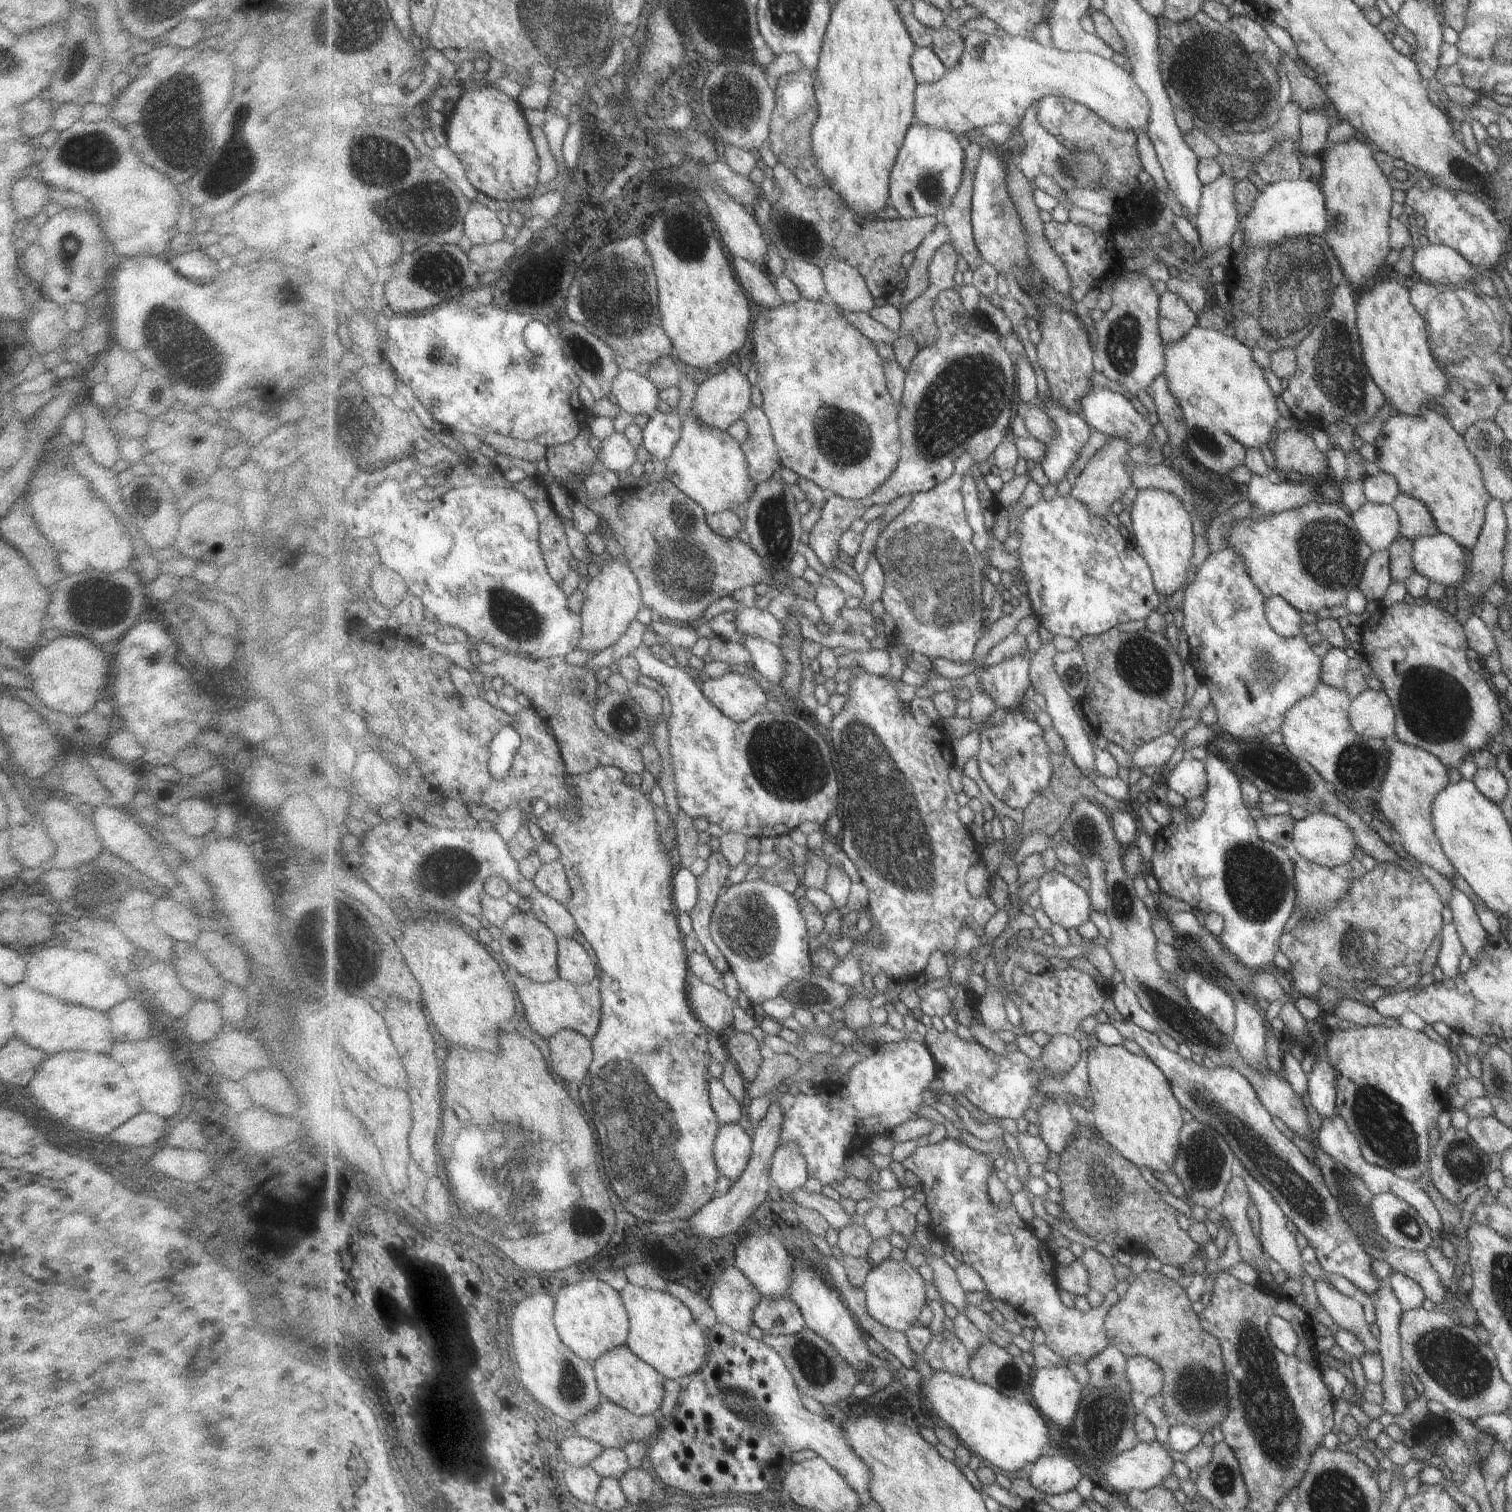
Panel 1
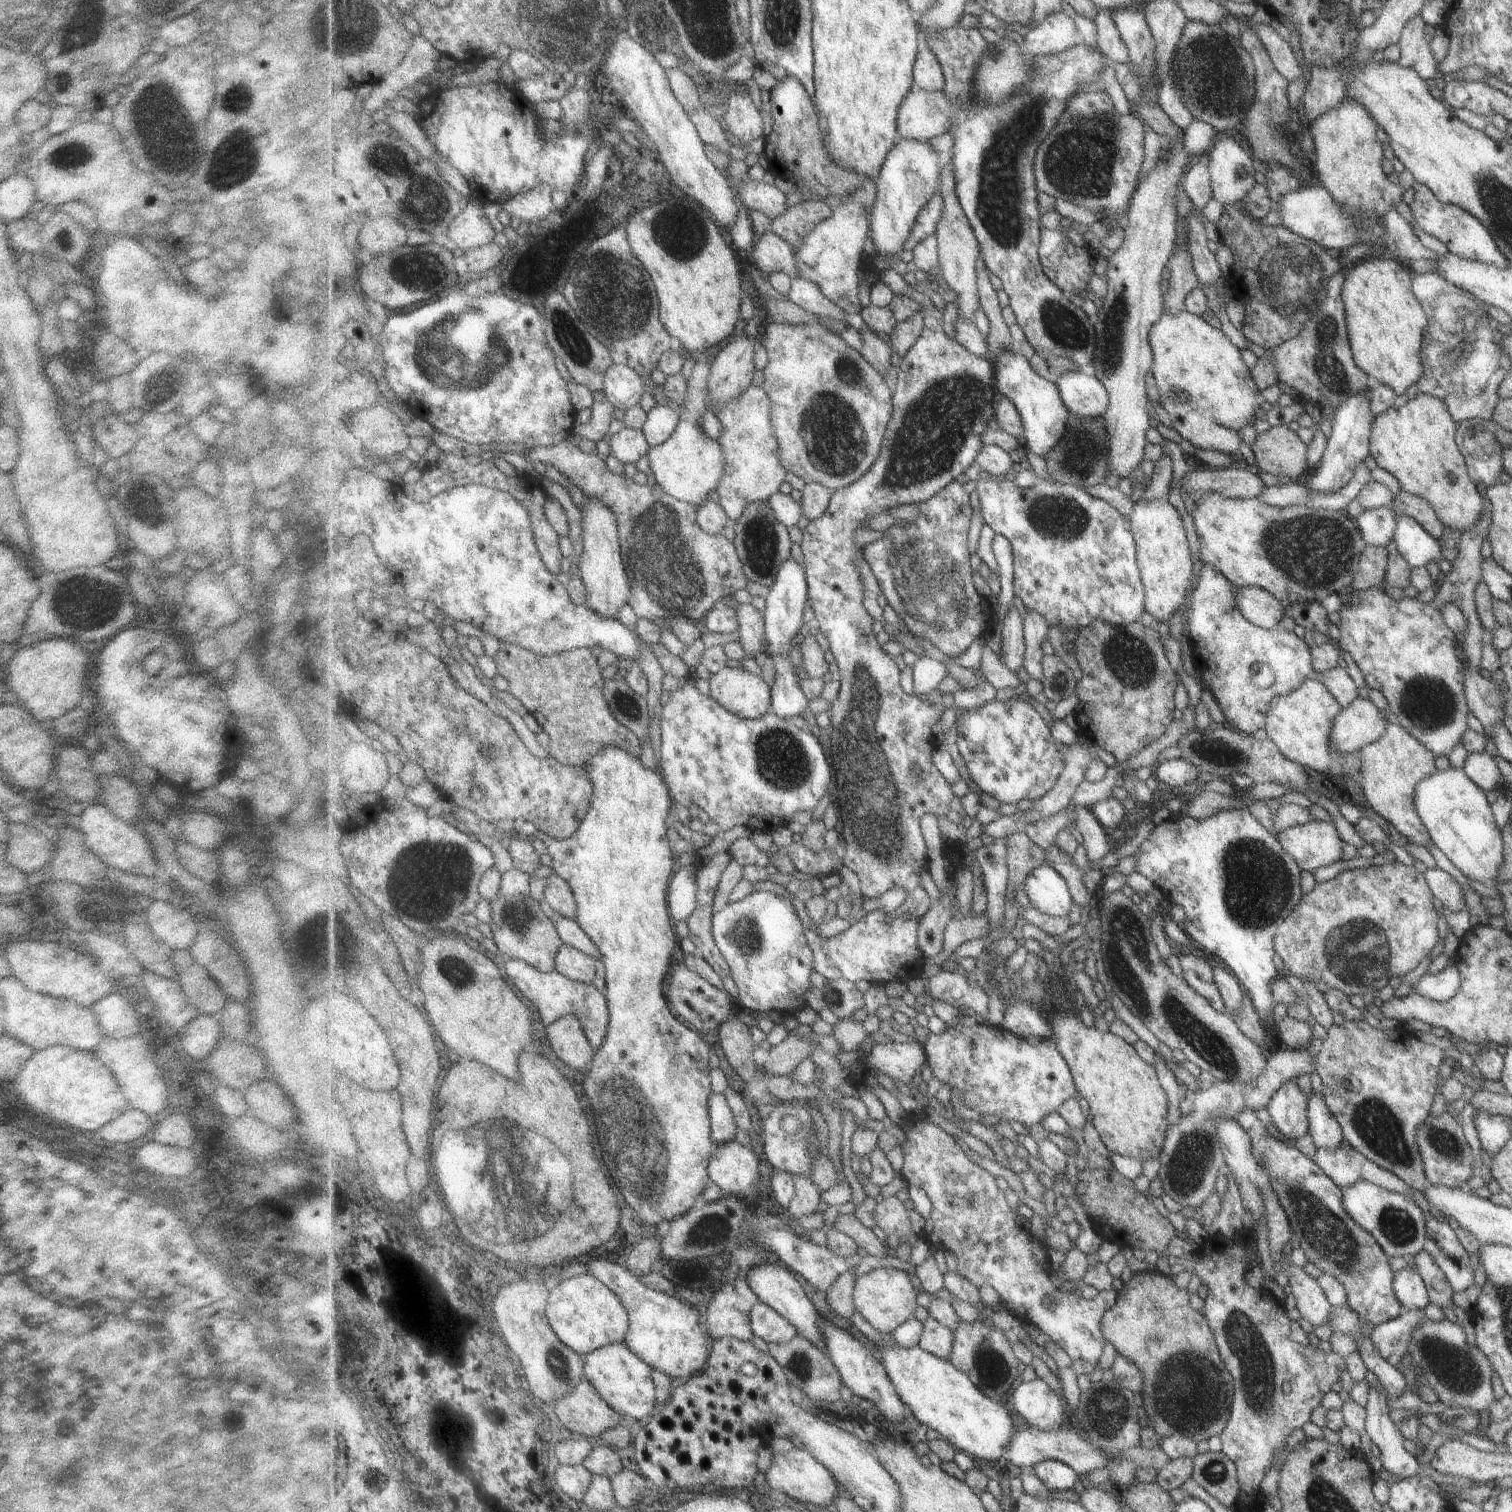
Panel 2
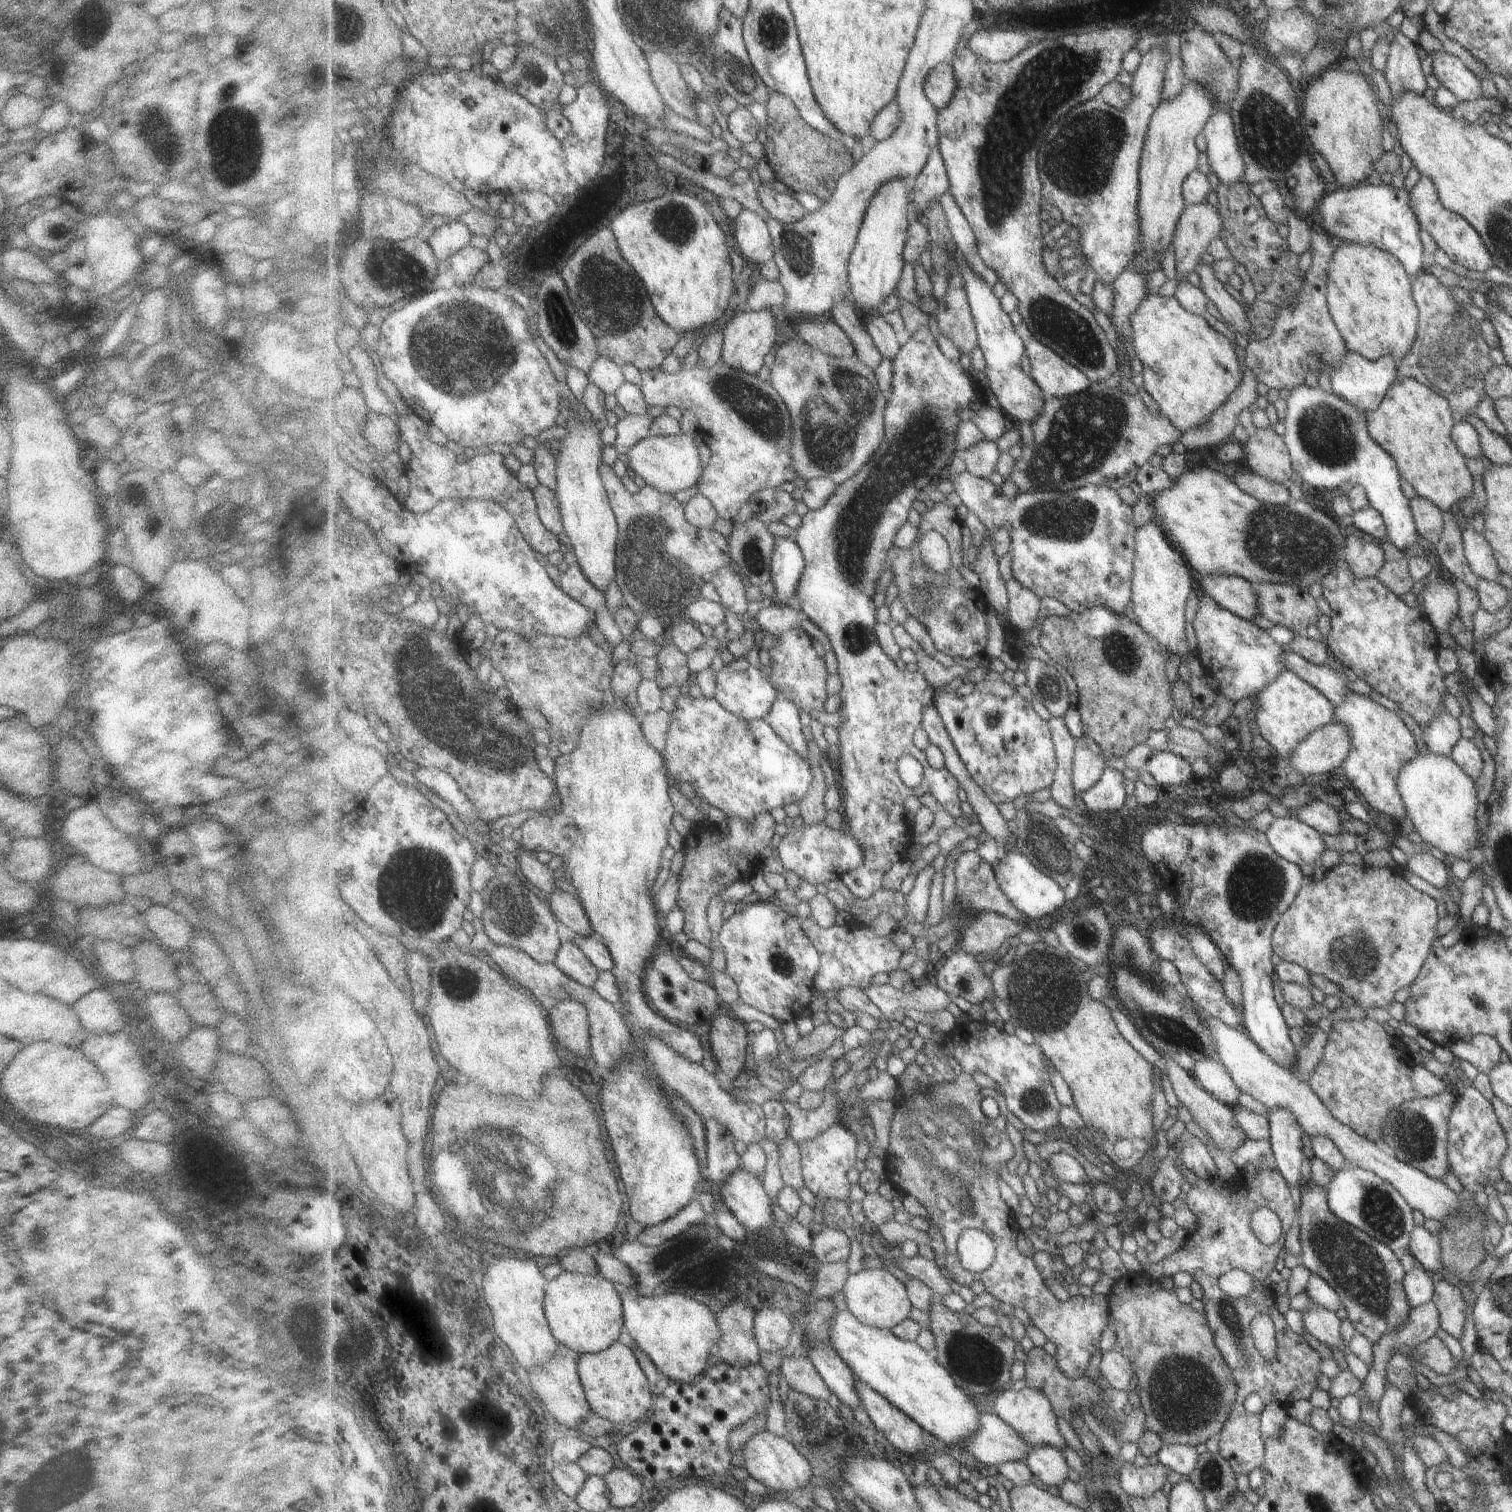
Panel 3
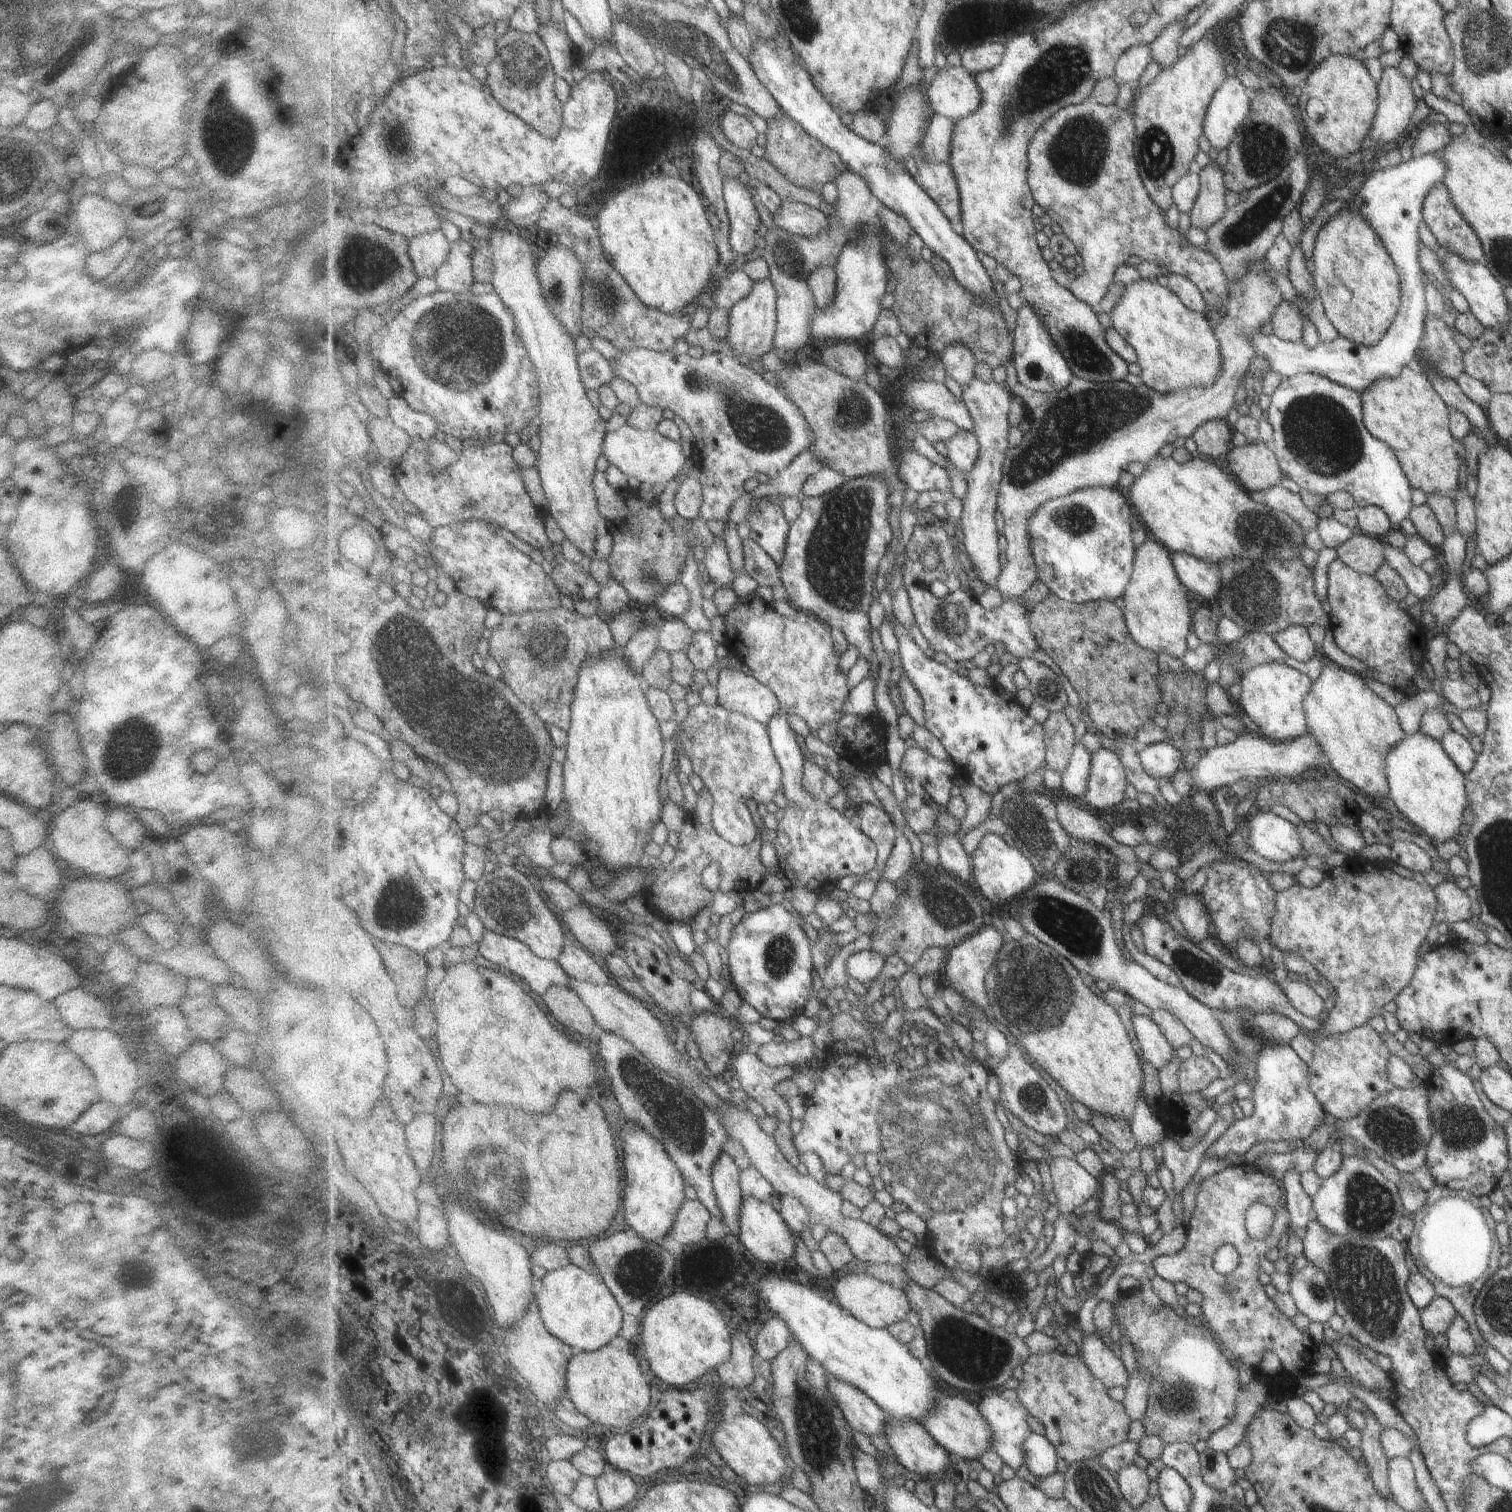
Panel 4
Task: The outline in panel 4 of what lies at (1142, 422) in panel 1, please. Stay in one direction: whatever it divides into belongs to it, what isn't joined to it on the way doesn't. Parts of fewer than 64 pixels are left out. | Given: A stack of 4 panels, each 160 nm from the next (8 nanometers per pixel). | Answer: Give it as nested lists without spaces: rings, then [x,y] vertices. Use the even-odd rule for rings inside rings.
[[[1023,301],[1023,306],[1017,312],[1017,326],[1014,334],[1013,364],[1018,376],[1018,383],[1037,392],[1056,392],[1067,389],[1076,378],[1070,364],[1063,357],[1058,344],[1051,338],[1047,324],[1042,322],[1038,308],[1033,303]]]

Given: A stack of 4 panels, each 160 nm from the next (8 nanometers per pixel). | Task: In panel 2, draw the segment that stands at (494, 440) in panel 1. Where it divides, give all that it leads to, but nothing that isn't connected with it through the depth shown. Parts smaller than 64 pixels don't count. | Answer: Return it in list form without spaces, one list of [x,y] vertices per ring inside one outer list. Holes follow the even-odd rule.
[[[571,439],[560,442],[557,446],[532,447],[525,458],[530,463],[541,462],[553,466],[578,486],[582,493],[591,498],[601,498],[615,512],[622,543],[622,560],[631,580],[631,601],[628,604],[635,610],[637,617],[651,622],[656,618],[675,620],[681,617],[701,621],[705,614],[720,604],[721,598],[732,598],[740,589],[745,589],[750,581],[743,570],[743,562],[734,542],[721,534],[712,535],[707,530],[702,530],[696,522],[699,507],[669,496],[659,484],[635,484],[631,478],[609,470],[605,460],[594,450],[582,452]]]

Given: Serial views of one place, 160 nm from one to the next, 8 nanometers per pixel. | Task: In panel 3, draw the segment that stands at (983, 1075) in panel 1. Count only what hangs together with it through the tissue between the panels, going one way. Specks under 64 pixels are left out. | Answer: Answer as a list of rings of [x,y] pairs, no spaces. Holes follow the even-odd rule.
[[[967,1020],[958,1022],[955,1028],[945,1035],[941,1043],[945,1057],[954,1058],[962,1071],[975,1074],[984,1073],[1000,1088],[1008,1104],[1008,1111],[1032,1131],[1054,1129],[1059,1123],[1062,1108],[1055,1086],[1051,1082],[1051,1072],[1045,1066],[1045,1054],[1023,1033],[1008,1028],[997,1029],[985,1022]]]

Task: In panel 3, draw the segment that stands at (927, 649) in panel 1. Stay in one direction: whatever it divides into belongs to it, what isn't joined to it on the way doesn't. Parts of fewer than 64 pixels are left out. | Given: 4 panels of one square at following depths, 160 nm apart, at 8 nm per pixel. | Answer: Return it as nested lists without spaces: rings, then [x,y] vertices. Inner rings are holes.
[[[945,503],[928,506],[921,513],[917,539],[906,549],[894,547],[888,558],[887,568],[894,572],[894,580],[898,587],[899,601],[908,614],[917,618],[926,628],[936,648],[948,657],[969,659],[981,655],[989,644],[991,636],[990,606],[982,590],[969,588],[959,570],[949,570],[945,574],[937,574],[929,568],[921,558],[919,538],[924,532],[933,530],[951,530],[955,508]],[[943,512],[943,514],[941,514]]]

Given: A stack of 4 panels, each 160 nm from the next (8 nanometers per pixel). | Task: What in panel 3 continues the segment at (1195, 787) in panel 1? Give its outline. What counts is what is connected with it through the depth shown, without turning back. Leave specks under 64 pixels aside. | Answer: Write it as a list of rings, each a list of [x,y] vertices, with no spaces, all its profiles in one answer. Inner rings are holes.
[[[1163,750],[1153,753],[1143,769],[1151,774],[1159,787],[1184,785],[1195,778],[1190,760]]]

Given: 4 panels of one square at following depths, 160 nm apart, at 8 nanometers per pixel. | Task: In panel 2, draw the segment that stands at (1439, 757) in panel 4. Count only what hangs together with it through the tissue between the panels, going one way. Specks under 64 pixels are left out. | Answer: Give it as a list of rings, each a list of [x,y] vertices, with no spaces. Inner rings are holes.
[[[1448,766],[1421,778],[1413,788],[1411,800],[1428,839],[1462,875],[1485,886],[1499,880],[1495,876],[1499,866],[1503,865],[1506,853],[1485,791],[1475,786],[1459,768]]]

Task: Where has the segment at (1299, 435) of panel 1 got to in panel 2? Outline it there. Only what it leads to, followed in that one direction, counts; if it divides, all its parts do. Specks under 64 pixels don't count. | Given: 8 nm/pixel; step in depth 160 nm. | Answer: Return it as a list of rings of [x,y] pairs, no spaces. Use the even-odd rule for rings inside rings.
[[[1286,425],[1271,426],[1265,432],[1259,432],[1255,436],[1251,450],[1255,456],[1255,471],[1257,472],[1295,479],[1306,469],[1307,446]]]

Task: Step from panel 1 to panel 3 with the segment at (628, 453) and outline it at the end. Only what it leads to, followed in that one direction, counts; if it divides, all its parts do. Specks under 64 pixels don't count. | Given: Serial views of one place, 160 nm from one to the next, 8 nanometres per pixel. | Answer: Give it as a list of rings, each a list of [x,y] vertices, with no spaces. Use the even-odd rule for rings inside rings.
[[[651,413],[628,414],[624,420],[619,420],[616,424],[618,438],[616,441],[616,450],[623,456],[623,452],[631,446],[635,446],[639,440],[649,436],[651,426],[654,425],[655,418]]]

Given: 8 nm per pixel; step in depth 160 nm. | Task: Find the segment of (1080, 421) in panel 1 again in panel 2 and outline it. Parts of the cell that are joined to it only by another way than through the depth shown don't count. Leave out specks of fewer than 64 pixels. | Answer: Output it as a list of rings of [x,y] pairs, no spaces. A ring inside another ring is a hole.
[[[1019,348],[1001,350],[991,358],[995,370],[995,388],[1003,399],[1009,398],[1019,410],[1025,428],[1024,445],[1037,456],[1051,456],[1055,446],[1062,442],[1063,434],[1067,434],[1067,426],[1070,426],[1067,418],[1070,409],[1063,402],[1058,386],[1055,386],[1052,377],[1041,378],[1035,370],[1032,371],[1029,359],[1021,354]]]

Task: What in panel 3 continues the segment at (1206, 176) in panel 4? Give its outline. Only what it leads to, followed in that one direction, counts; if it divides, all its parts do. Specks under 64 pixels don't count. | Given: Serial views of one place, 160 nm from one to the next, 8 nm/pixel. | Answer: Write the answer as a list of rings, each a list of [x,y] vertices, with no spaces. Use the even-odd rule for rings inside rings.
[[[1207,199],[1188,206],[1178,221],[1173,242],[1177,280],[1187,281],[1187,276],[1198,269],[1201,256],[1207,253],[1207,246],[1219,237],[1222,228],[1222,212],[1211,206]]]

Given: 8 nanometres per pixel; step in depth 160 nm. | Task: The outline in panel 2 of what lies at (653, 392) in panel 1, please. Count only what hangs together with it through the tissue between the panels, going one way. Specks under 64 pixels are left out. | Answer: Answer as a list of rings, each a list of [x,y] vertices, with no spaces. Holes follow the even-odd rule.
[[[614,363],[605,370],[605,381],[602,389],[605,399],[616,409],[627,410],[631,406],[638,406],[641,396],[647,392],[647,386],[633,368]]]

